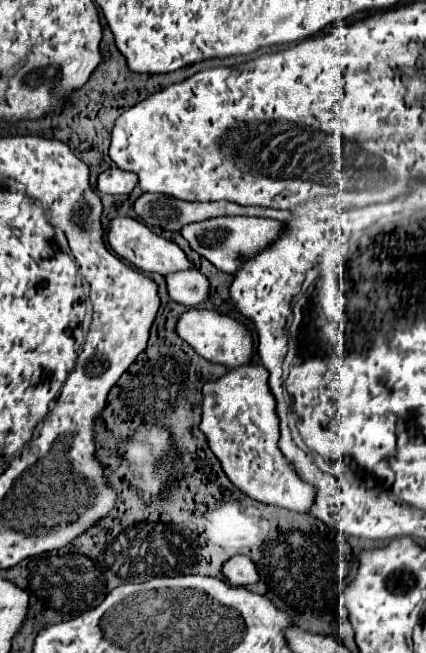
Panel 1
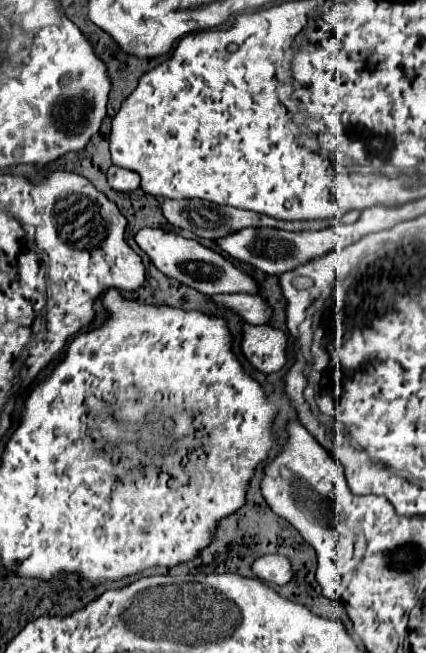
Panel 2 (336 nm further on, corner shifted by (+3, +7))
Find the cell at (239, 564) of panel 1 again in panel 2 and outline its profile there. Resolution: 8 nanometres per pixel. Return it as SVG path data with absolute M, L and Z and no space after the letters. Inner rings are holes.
M266 554L254 560L252 572L256 578L270 584L286 584L292 578L292 566L288 558L278 554Z

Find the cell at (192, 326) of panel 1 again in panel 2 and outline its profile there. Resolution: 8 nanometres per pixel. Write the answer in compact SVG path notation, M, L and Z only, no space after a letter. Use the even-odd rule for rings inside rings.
M242 326L242 352L250 364L264 372L276 372L286 364L286 336L270 326Z

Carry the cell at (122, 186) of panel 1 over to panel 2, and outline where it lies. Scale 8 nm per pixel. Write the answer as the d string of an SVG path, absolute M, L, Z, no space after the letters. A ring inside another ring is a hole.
M110 166L108 168L108 184L118 192L132 192L140 186L140 176L132 170Z

